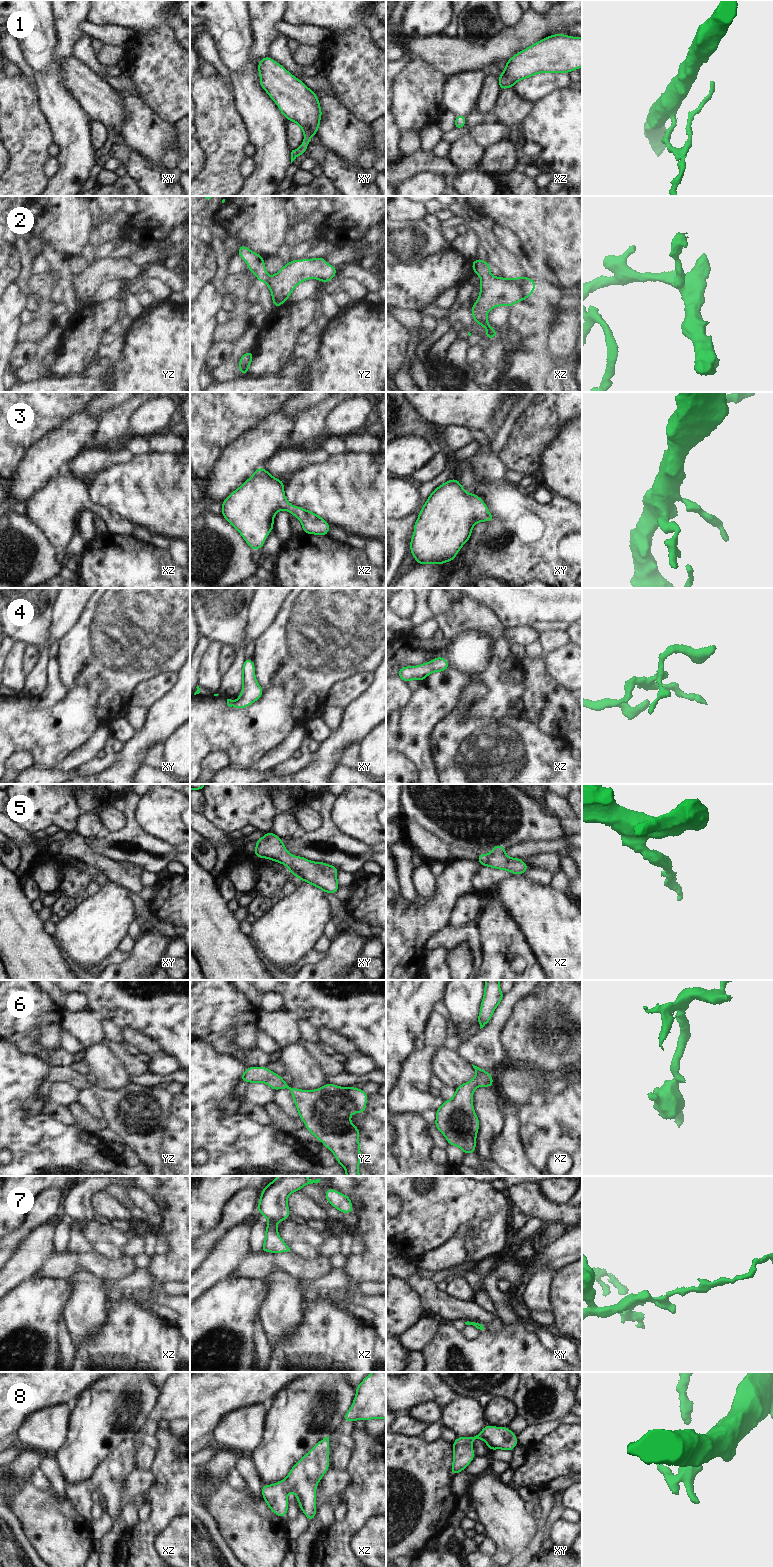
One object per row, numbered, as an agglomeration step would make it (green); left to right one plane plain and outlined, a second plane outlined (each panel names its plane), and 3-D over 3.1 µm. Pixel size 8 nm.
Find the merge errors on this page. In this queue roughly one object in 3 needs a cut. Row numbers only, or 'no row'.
no row

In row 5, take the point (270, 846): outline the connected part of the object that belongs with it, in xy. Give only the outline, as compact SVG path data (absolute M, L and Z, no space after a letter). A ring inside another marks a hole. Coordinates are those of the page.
M271 831L255 841L254 856L268 858L289 868L299 880L314 885L329 894L335 894L340 887L337 882L338 869L324 862L312 862L301 856L292 856L283 840Z

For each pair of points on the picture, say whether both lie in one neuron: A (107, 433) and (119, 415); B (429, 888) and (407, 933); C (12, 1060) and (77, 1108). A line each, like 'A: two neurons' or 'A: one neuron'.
A: one neuron
B: two neurons
C: two neurons

